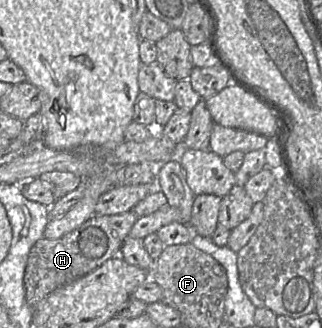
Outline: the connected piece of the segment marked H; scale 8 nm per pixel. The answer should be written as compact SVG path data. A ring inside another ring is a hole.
M133 210L116 215L94 214L81 226L60 238L39 239L30 250L24 273L28 305L36 309L55 289L94 271L108 259L119 256L123 242L138 218Z

